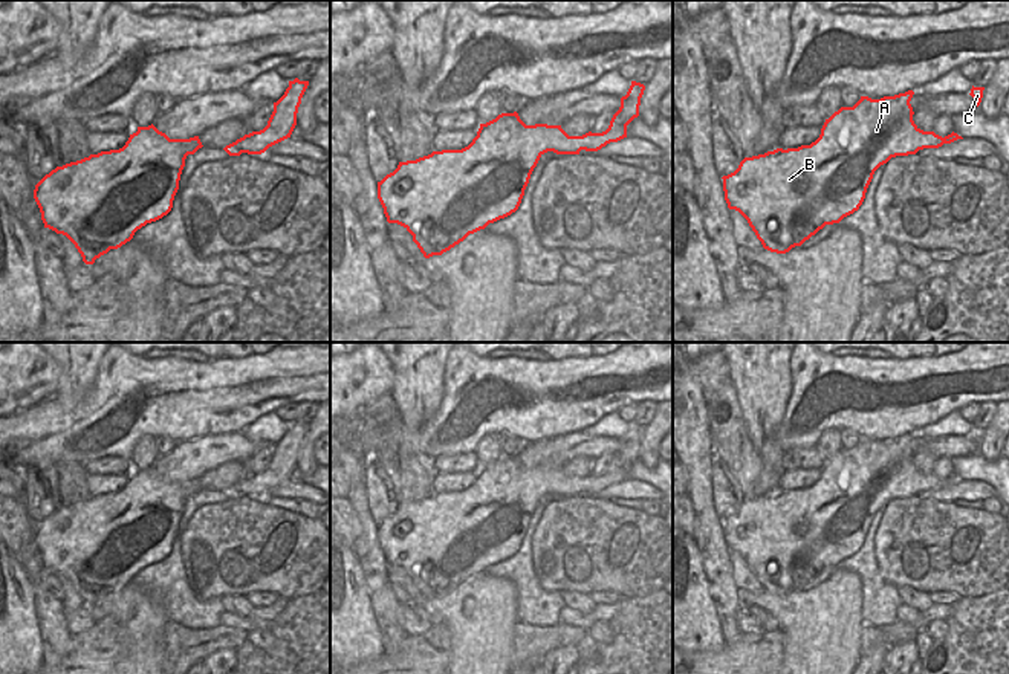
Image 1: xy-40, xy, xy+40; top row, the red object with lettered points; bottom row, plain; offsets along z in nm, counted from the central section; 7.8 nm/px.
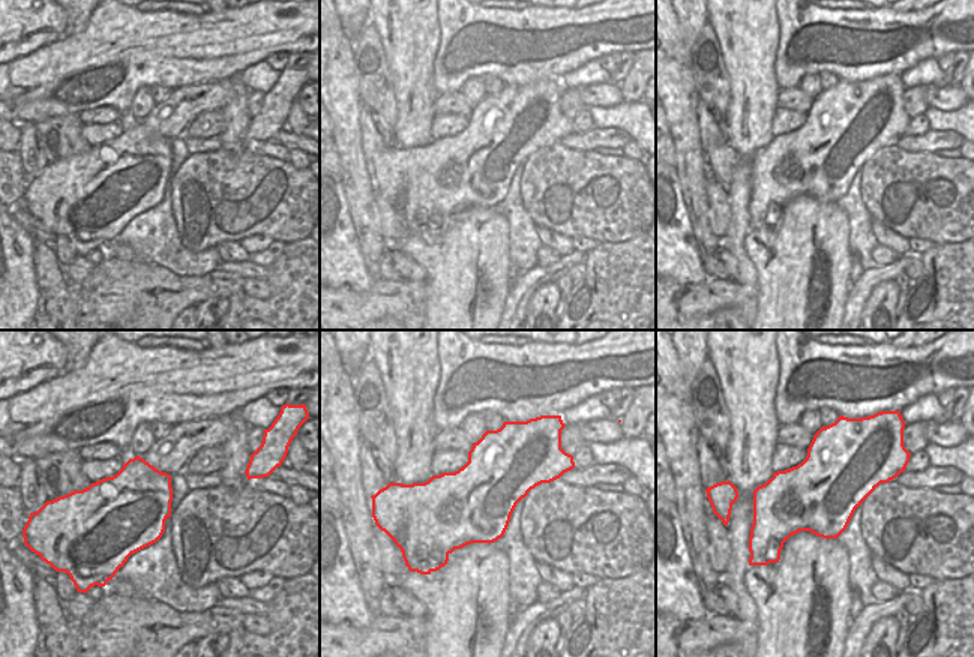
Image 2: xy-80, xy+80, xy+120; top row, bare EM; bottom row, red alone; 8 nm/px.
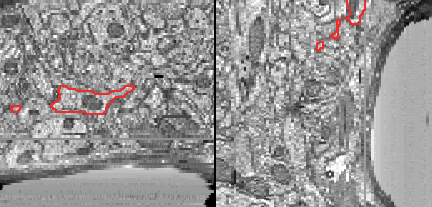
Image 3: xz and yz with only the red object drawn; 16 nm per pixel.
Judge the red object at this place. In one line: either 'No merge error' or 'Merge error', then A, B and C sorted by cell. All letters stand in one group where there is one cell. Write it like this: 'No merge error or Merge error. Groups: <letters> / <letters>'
No merge error. Groups: A B C.

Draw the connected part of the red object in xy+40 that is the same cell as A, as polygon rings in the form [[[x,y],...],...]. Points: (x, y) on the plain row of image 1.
[[[908,433],[881,442],[861,439],[853,449],[841,449],[826,462],[819,480],[810,488],[787,492],[777,491],[764,497],[745,500],[734,515],[722,520],[728,550],[738,553],[748,562],[763,590],[777,596],[786,596],[792,590],[801,588],[826,567],[839,565],[859,552],[874,514],[891,500],[916,497],[923,491],[939,491],[943,486],[963,481],[954,474],[942,480],[934,474],[920,472],[913,463],[914,454],[910,446],[913,437],[914,434]]]

